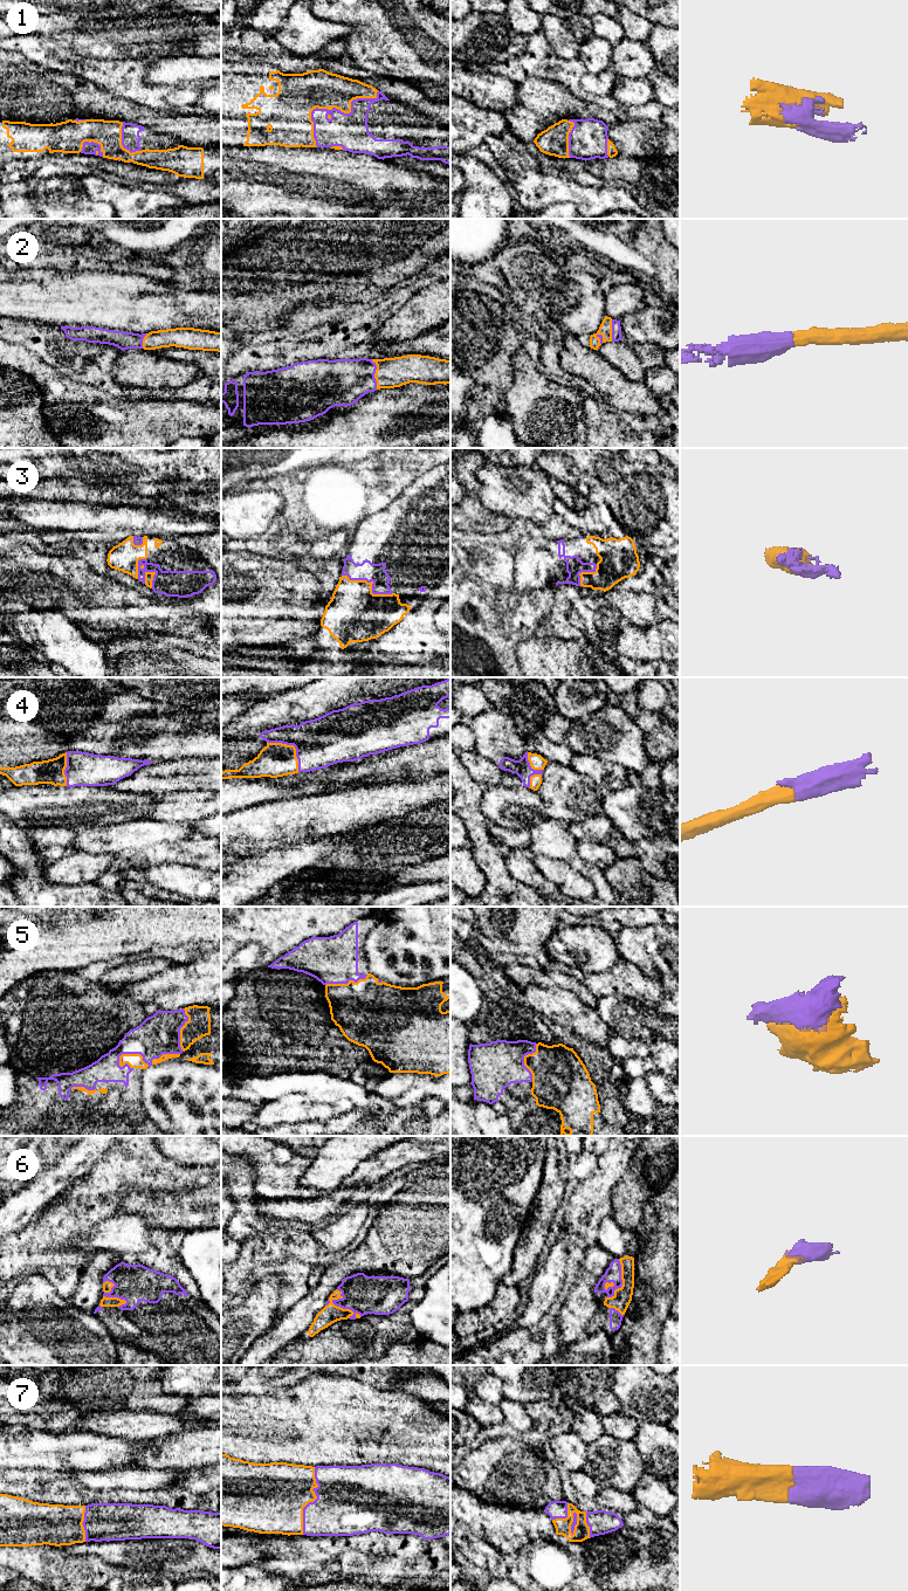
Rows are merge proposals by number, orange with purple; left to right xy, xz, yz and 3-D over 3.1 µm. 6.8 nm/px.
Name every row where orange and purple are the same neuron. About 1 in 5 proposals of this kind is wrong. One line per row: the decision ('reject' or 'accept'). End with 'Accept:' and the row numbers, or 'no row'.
1: accept
2: accept
3: accept
4: accept
5: accept
6: accept
7: accept
Accept: 1, 2, 3, 4, 5, 6, 7

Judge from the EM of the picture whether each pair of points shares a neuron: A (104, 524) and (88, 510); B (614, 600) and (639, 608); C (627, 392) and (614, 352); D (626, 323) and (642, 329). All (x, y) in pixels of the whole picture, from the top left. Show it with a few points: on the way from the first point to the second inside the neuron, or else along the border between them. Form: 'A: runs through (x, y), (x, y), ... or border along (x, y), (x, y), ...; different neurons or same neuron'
A: runs through (101, 522), (91, 514); same neuron
B: runs through (620, 606), (633, 608); same neuron
C: border along (600, 355), (628, 379), (642, 381); different neurons
D: runs through (630, 324), (639, 326); same neuron

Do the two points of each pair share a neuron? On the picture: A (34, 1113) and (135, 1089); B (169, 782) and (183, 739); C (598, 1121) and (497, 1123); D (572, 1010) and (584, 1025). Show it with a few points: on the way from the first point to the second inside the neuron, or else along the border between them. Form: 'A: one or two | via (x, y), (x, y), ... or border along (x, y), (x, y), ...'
A: one | via (59, 1108), (93, 1081), (110, 1081)
B: two | border along (205, 758), (173, 758), (153, 763)
C: two | border along (506, 1115), (510, 1123)
D: one | via (575, 1013), (583, 1021)

